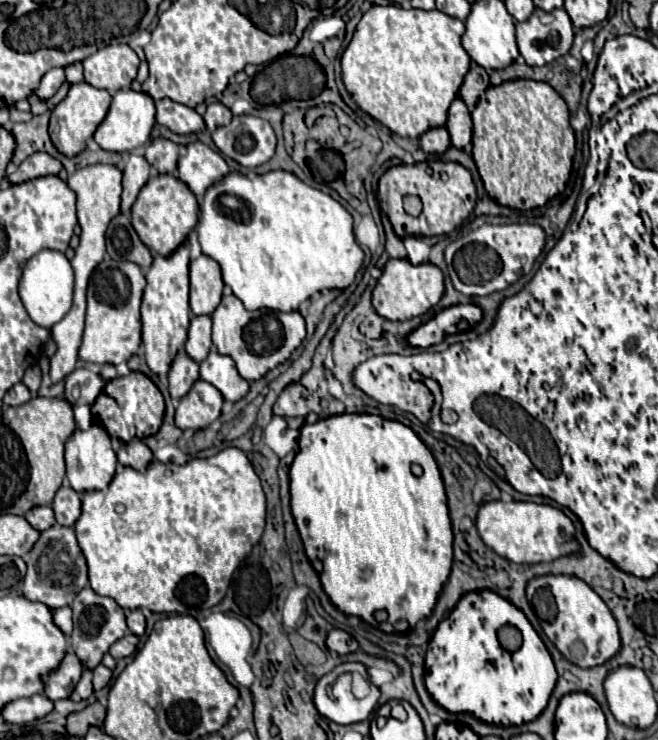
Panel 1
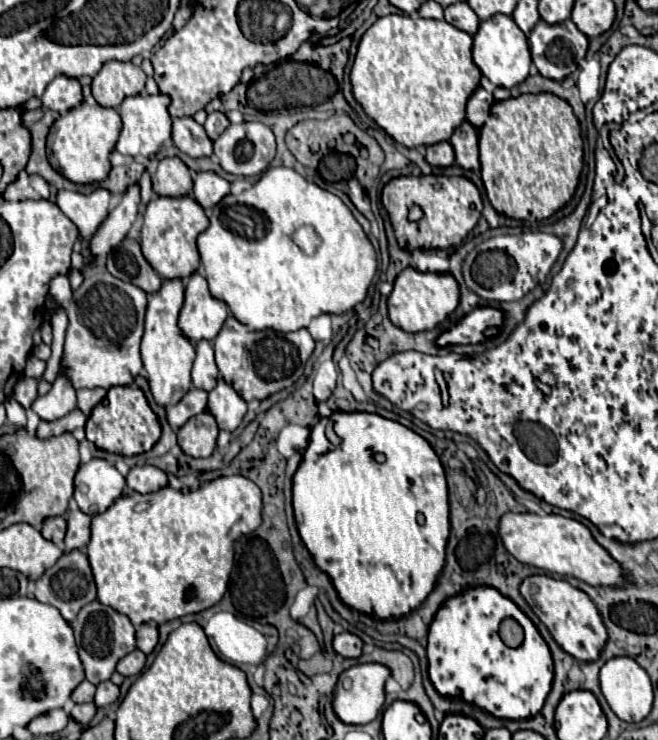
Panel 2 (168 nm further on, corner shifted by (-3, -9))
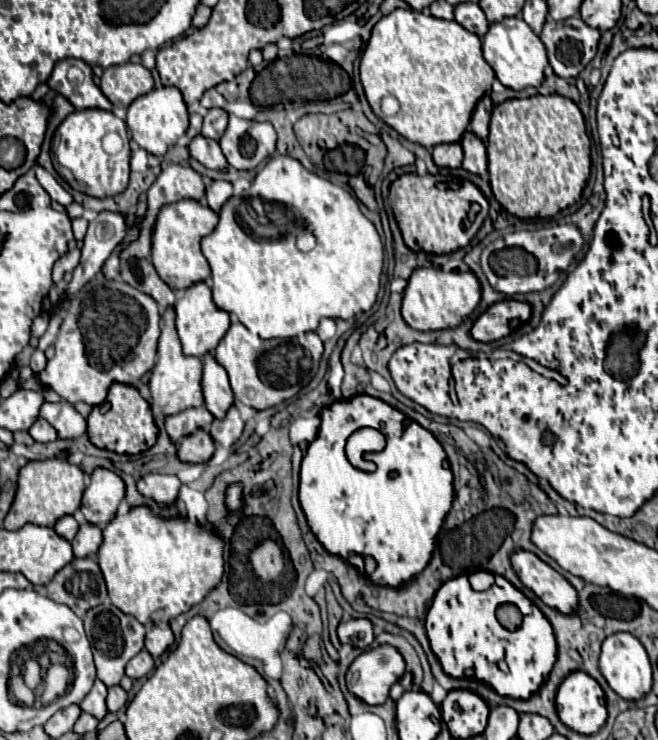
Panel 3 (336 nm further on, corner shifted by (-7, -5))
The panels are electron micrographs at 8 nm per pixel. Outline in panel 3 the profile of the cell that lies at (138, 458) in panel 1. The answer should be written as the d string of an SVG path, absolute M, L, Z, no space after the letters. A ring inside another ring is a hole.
M151 473L137 481L137 491L147 499L157 501L157 505L161 507L169 507L177 501L179 487L181 487L181 481L175 475Z

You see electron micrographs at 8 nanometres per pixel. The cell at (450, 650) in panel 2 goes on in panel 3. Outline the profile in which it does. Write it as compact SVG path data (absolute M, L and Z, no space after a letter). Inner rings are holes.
M465 575L443 583L427 611L425 627L431 649L447 675L465 677L465 673L471 671L473 677L489 683L499 695L515 699L531 697L545 683L557 659L557 643L547 617L501 575L495 575L495 583L481 593L471 589ZM503 603L513 603L523 613L523 623L515 631L501 627L495 617L495 609Z

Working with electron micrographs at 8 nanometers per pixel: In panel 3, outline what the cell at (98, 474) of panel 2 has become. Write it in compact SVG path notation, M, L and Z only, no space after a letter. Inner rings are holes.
M95 469L83 493L81 513L93 525L107 525L125 497L125 483L109 469Z

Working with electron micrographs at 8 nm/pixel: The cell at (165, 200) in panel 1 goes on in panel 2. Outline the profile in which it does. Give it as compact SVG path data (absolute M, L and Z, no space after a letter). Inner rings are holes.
M189 195L157 197L147 203L145 213L143 213L143 225L141 225L143 255L163 279L189 277L199 265L199 253L197 253L195 239L207 227L209 227L209 219L193 197Z

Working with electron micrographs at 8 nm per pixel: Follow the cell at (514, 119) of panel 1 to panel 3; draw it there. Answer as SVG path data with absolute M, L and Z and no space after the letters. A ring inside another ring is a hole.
M563 95L509 99L493 109L487 155L495 199L519 219L545 219L573 205L589 179L591 157L583 113Z

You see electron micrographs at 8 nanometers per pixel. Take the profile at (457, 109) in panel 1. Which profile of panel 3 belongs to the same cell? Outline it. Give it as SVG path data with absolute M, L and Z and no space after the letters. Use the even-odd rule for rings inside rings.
M467 131L461 139L463 145L463 169L475 175L481 175L483 179L487 179L487 151L481 139L477 139L471 131Z

